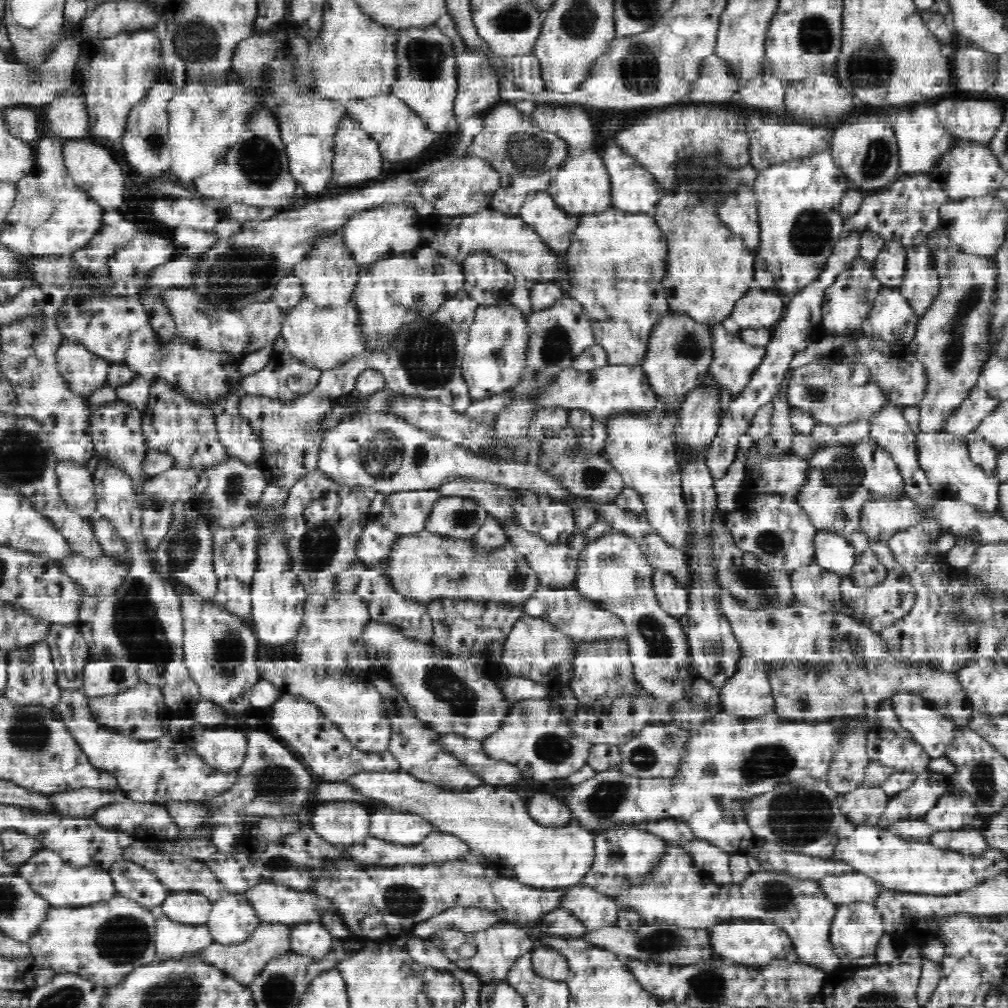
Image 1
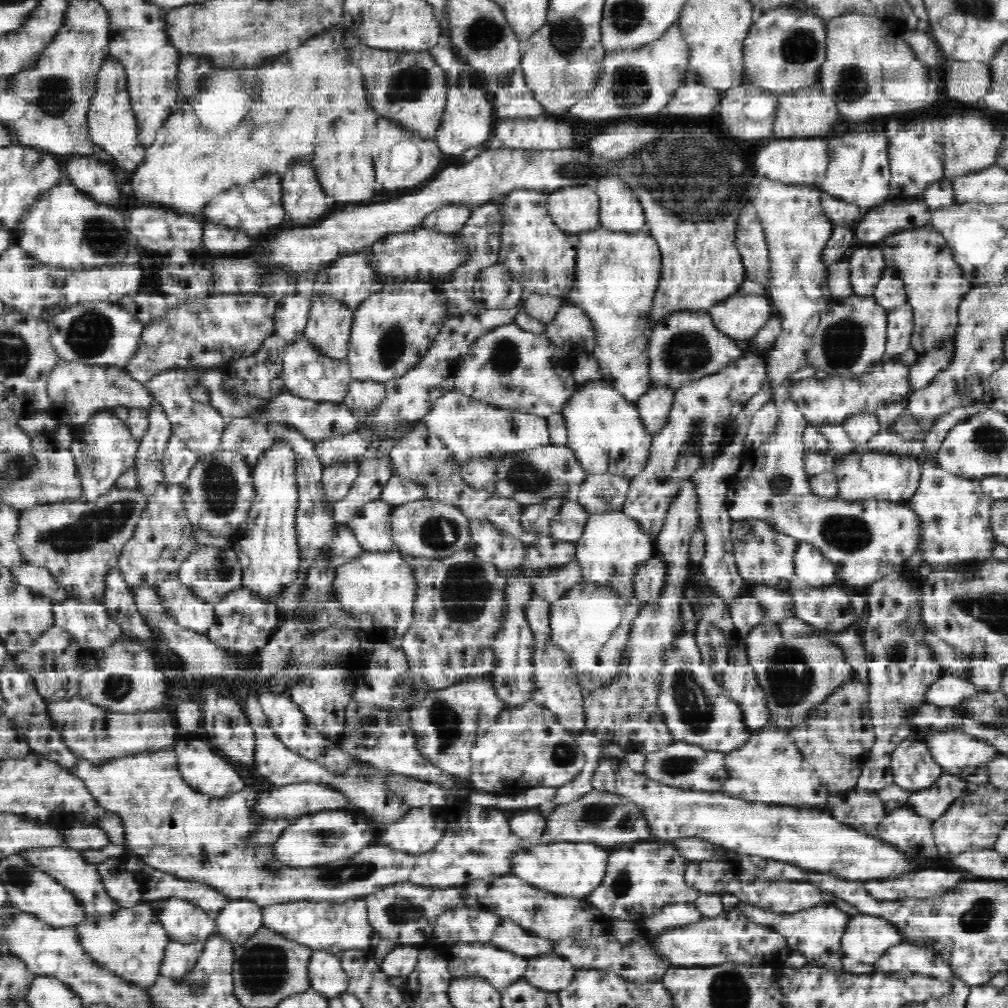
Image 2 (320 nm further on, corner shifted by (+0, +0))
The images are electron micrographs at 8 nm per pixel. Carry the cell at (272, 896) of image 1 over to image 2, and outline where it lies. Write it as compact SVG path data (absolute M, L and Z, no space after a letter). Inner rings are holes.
M352 898L340 904L308 900L274 902L263 906L261 911L264 927L313 950L328 950L340 954L348 948L372 949L380 942L380 935L370 926L365 902L360 898Z

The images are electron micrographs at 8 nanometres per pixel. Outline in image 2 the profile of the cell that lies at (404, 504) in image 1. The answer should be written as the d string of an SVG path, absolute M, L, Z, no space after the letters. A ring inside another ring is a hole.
M384 498L363 504L348 523L366 551L396 549L392 537L391 518L397 505Z

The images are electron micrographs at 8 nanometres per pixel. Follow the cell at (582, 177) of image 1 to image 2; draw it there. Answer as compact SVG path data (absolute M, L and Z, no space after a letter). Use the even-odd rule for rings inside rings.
M562 186L549 192L547 207L554 222L568 233L594 230L600 226L601 202L596 188Z

